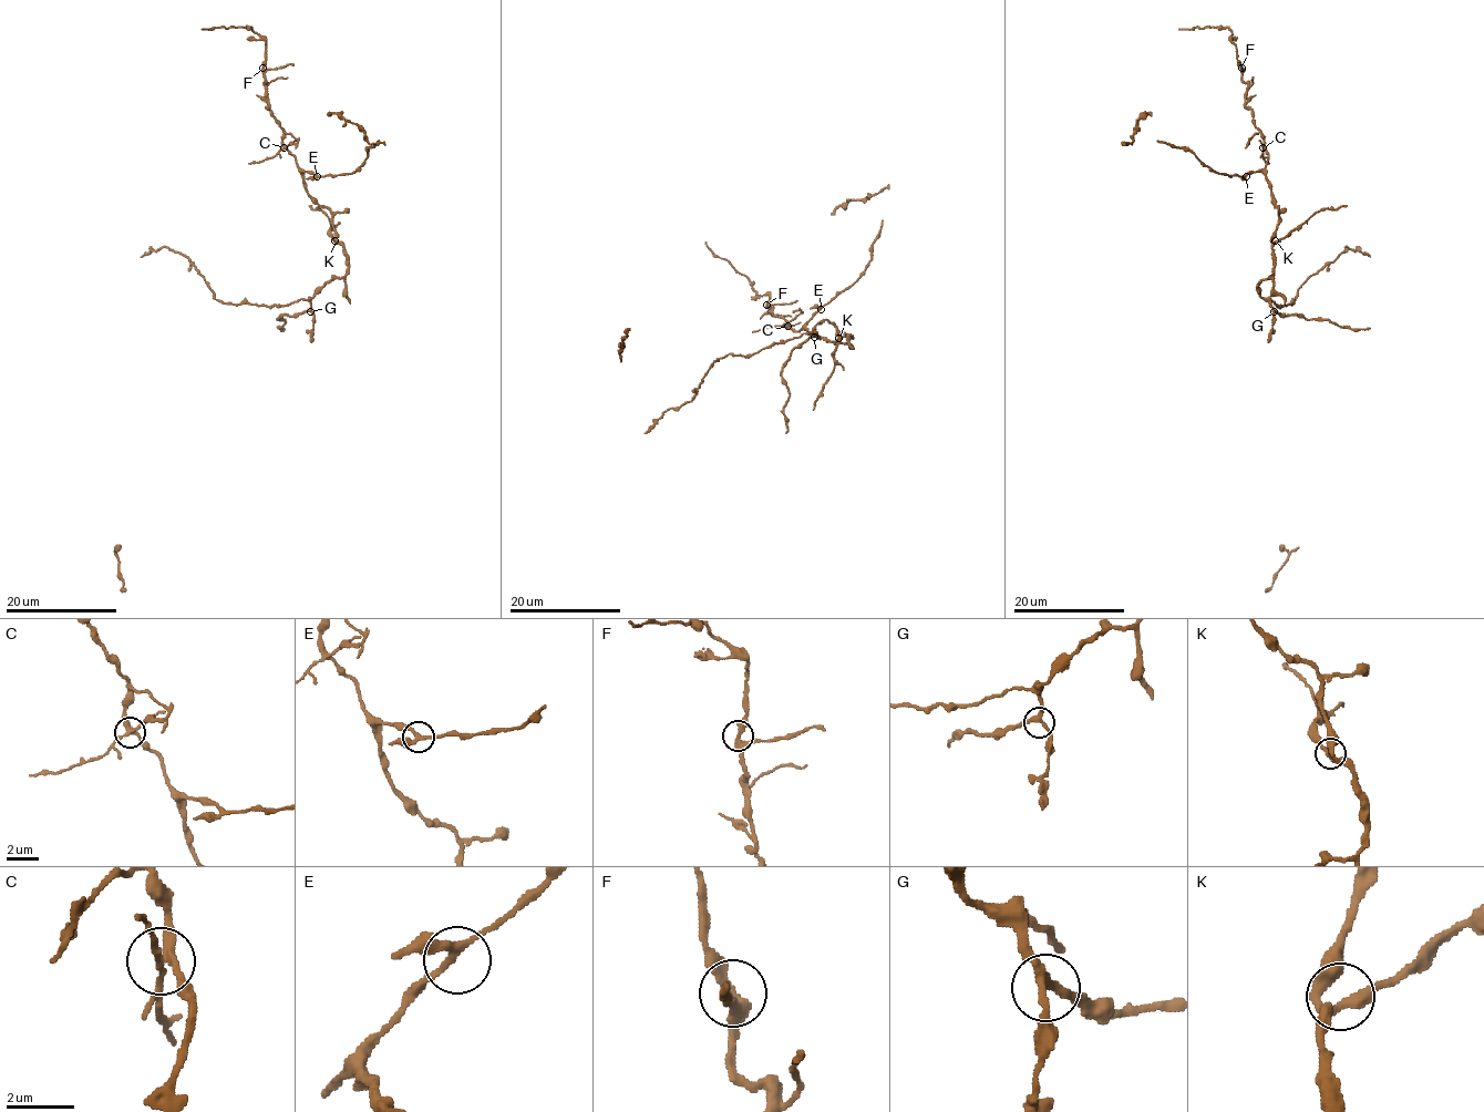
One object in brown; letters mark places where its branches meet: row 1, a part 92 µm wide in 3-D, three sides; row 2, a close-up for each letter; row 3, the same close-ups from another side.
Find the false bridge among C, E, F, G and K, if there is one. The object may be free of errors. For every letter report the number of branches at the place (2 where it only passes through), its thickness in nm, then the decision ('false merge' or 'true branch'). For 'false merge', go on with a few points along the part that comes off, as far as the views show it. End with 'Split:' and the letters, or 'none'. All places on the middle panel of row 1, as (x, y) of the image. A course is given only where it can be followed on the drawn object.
C: branches 4; calibre 260 nm; false merge; course (787, 326), (752, 332)
E: branches 3; calibre 260 nm; true branch
F: branches 3; calibre 300 nm; true branch
G: branches 3; calibre 240 nm; true branch
K: branches 3; calibre 280 nm; true branch
Split: C

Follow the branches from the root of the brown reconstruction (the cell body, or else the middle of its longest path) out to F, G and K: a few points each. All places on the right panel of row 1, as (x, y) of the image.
F: (1261, 296), (1257, 286), (1273, 275), (1278, 207), (1265, 175), (1264, 135), (1246, 105), (1242, 68)
G: (1261, 296), (1274, 311)
K: (1261, 296), (1257, 286), (1273, 275), (1275, 240)

